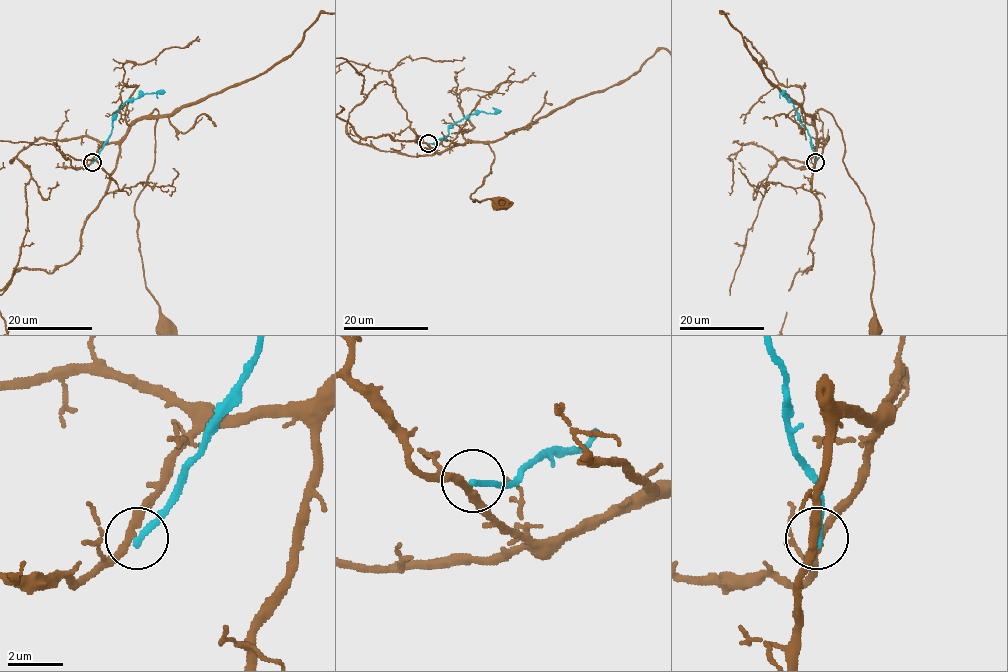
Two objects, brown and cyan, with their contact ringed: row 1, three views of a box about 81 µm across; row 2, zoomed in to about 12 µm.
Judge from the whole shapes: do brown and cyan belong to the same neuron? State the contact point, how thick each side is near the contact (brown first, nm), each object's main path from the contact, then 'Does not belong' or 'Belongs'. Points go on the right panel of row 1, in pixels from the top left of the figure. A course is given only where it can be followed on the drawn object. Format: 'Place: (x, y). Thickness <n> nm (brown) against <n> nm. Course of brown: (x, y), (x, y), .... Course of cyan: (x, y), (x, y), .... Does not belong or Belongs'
Place: (815, 162). Thickness 280 nm (brown) against 240 nm. Course of brown: (815, 162), (824, 145), (814, 115), (820, 109), (841, 132), (843, 164), (874, 225), (871, 301), (878, 329). Course of cyan: (815, 162), (816, 153), (807, 129), (793, 103), (783, 94), (785, 92), (779, 95), (780, 98). Does not belong

